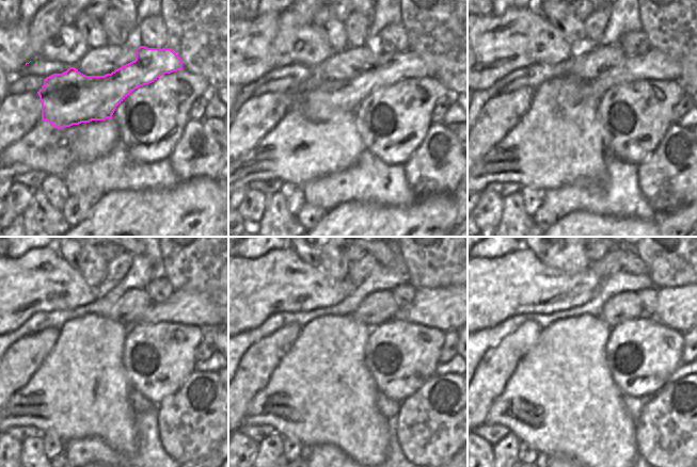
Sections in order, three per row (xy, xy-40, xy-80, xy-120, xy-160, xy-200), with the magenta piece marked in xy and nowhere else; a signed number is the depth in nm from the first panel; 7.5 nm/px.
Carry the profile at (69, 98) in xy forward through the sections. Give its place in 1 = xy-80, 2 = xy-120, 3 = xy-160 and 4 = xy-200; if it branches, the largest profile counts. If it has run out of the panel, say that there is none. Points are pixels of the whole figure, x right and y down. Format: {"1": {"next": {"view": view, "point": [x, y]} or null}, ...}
{"1": {"next": {"view": "xy-80", "point": [654, 65]}}, "2": {"next": {"view": "xy-120", "point": [187, 307]}}, "3": {"next": {"view": "xy-160", "point": [445, 309]}}, "4": {"next": {"view": "xy-200", "point": [682, 308]}}}

